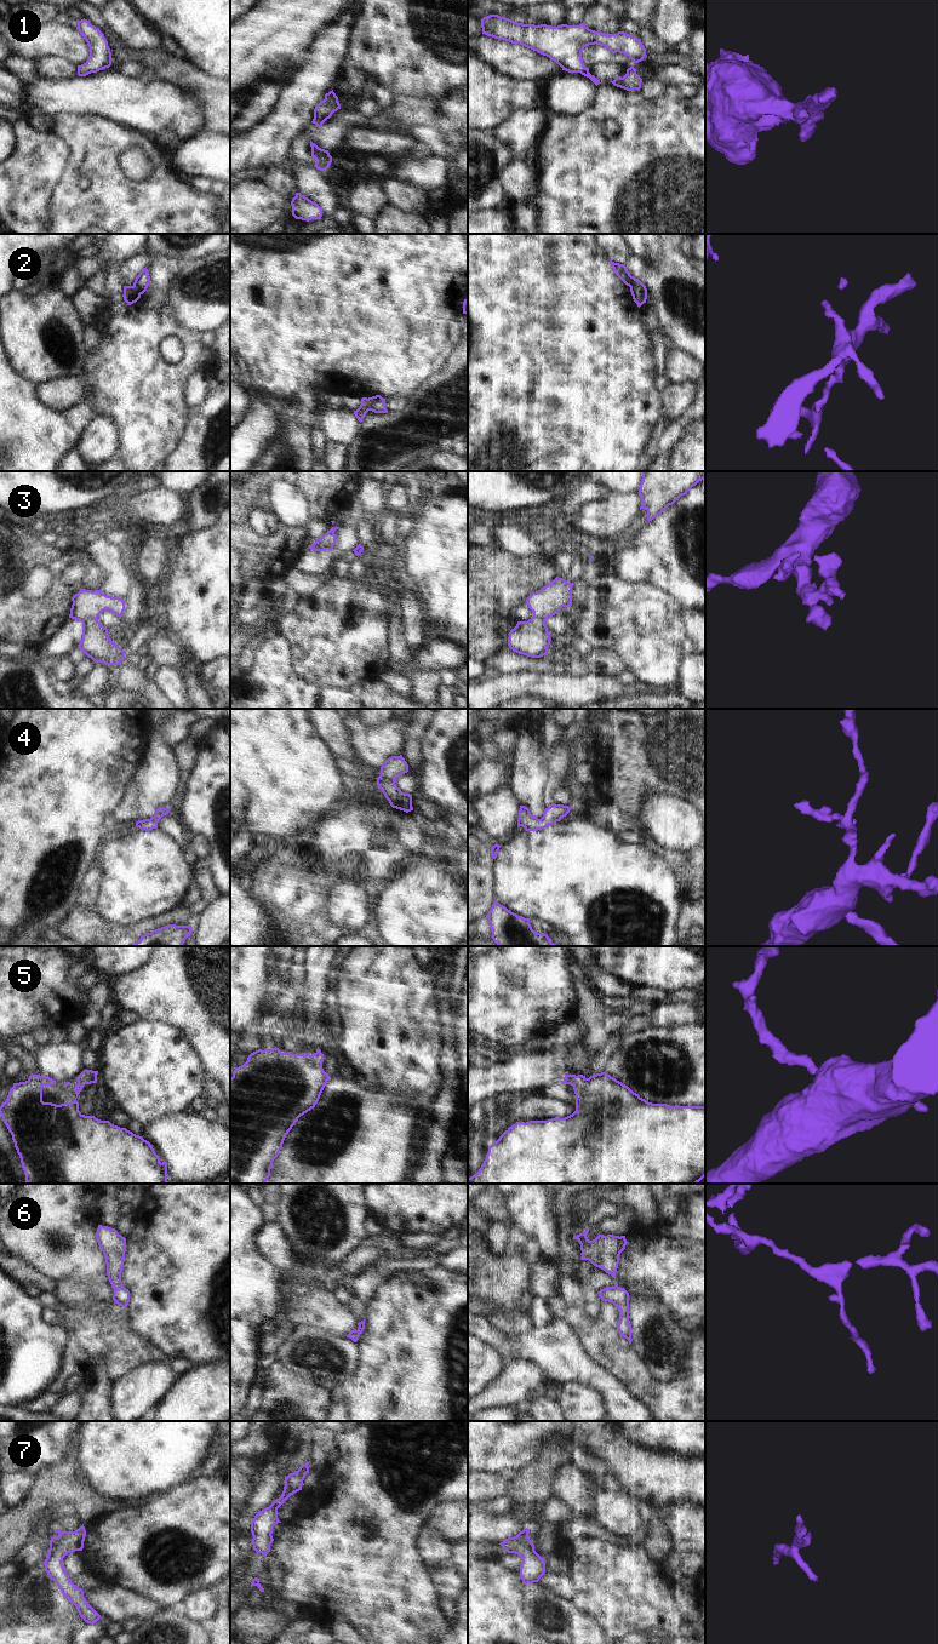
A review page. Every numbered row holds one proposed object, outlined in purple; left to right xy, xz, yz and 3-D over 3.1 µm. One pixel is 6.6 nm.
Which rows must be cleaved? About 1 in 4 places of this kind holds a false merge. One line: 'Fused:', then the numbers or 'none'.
Fused: 2

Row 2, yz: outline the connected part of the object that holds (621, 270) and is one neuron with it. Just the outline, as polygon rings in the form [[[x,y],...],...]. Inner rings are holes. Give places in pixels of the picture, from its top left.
[[[610,260],[610,264],[613,268],[614,274],[630,288],[637,288],[642,297],[646,299],[647,298],[647,288],[646,286],[637,279],[630,275],[628,271],[625,264],[619,264]]]

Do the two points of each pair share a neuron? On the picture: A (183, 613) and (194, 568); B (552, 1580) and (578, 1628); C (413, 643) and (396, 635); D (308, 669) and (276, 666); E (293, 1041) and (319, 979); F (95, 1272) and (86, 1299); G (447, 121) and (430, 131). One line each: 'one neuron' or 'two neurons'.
A: one neuron
B: two neurons
C: two neurons
D: two neurons
E: one neuron
F: two neurons
G: two neurons

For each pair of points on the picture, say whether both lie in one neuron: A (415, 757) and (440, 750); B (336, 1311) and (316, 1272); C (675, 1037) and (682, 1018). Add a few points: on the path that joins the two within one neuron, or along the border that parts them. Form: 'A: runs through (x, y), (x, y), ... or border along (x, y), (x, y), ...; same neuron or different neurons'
A: border along (425, 728), (418, 744), (421, 768), (416, 774); different neurons
B: runs through (326, 1302), (314, 1290), (314, 1282); same neuron
C: border along (692, 1023), (668, 1027), (650, 1026); different neurons

